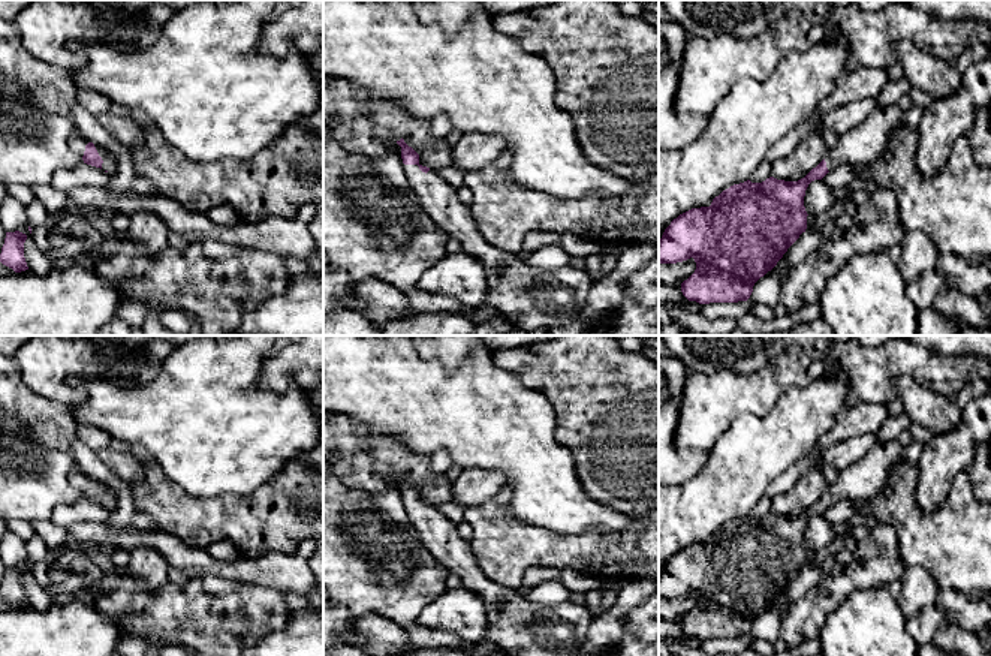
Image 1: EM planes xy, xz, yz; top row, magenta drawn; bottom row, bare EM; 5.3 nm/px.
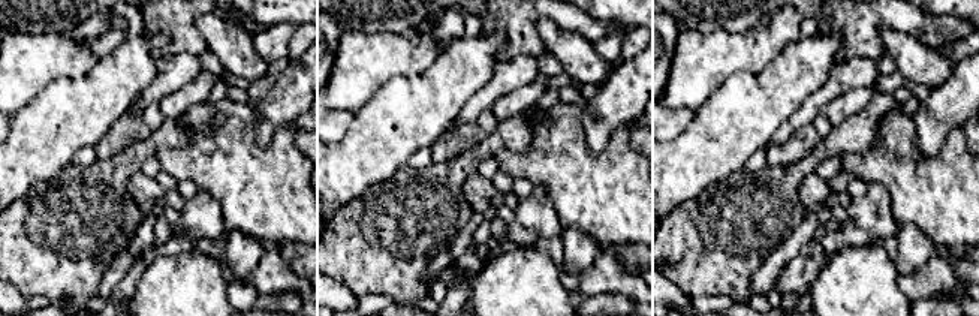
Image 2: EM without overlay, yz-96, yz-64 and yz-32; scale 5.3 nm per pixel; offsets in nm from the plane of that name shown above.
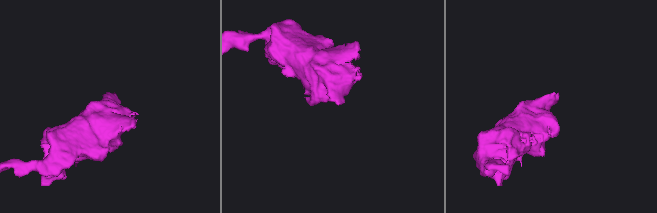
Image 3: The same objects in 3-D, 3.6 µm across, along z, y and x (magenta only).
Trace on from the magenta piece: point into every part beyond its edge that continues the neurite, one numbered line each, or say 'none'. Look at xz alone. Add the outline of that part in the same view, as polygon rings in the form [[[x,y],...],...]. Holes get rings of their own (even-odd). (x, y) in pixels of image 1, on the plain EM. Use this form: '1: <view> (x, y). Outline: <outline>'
1: xz (530, 629). Outline: [[[404,500],[404,508],[427,550],[449,574],[457,574],[466,589],[479,595],[493,614],[487,640],[509,656],[576,656],[593,620],[584,605],[569,601],[551,607],[527,601],[516,589],[509,589],[485,577],[470,544],[458,535],[457,524],[449,521],[434,505],[425,509],[418,500]]]

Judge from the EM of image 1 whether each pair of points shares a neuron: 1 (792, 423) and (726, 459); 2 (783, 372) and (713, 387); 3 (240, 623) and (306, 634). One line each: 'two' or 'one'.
1: one
2: one
3: two

